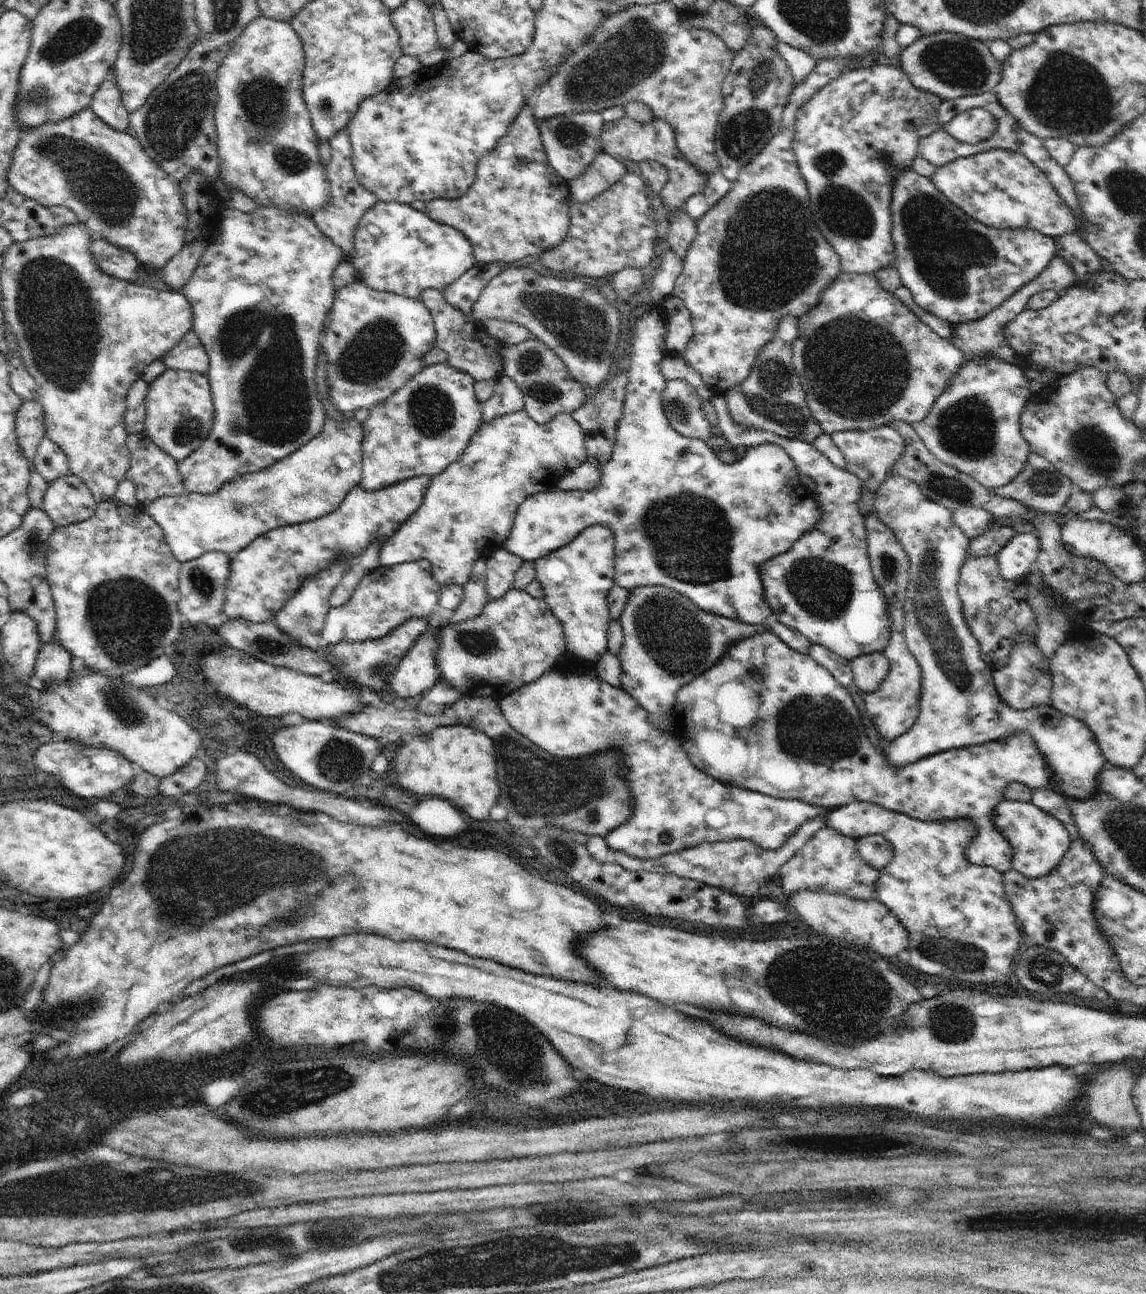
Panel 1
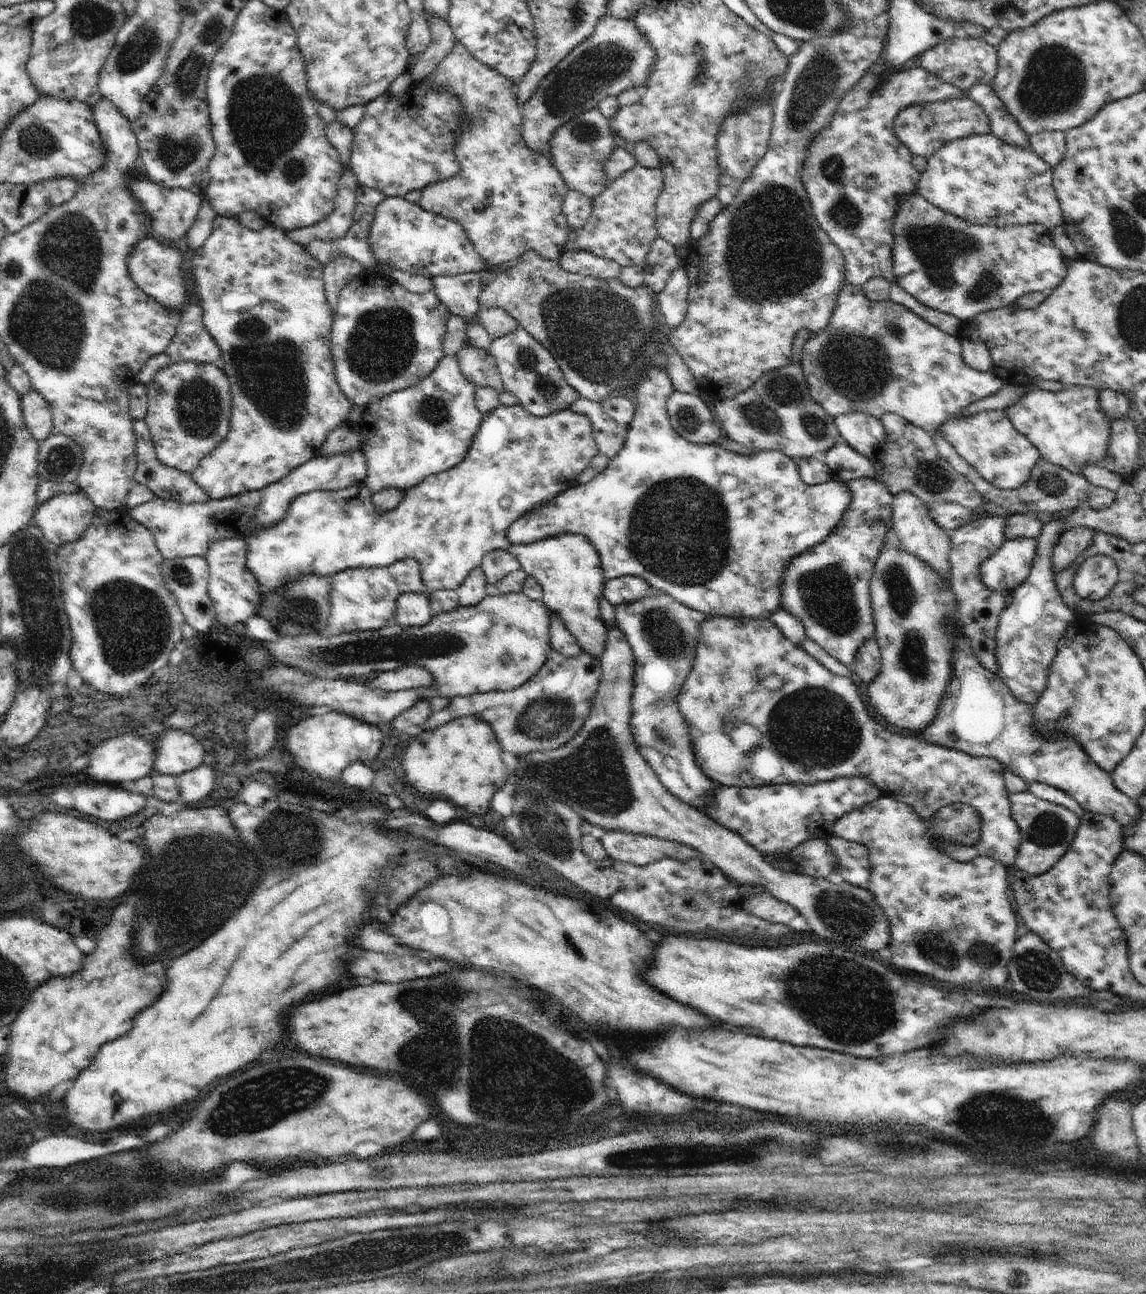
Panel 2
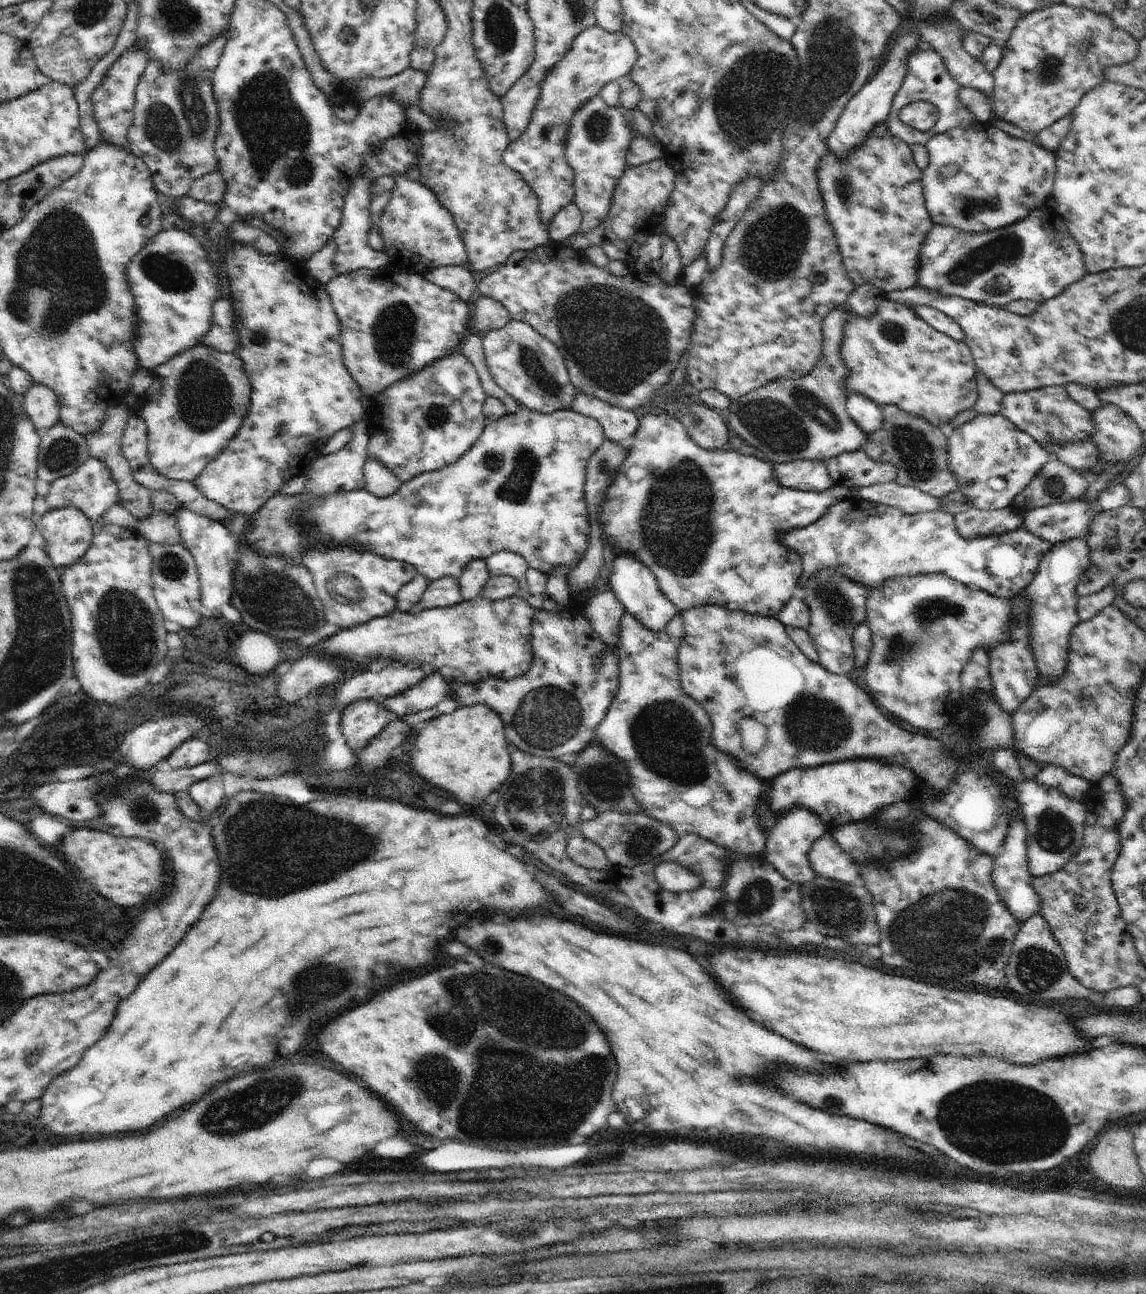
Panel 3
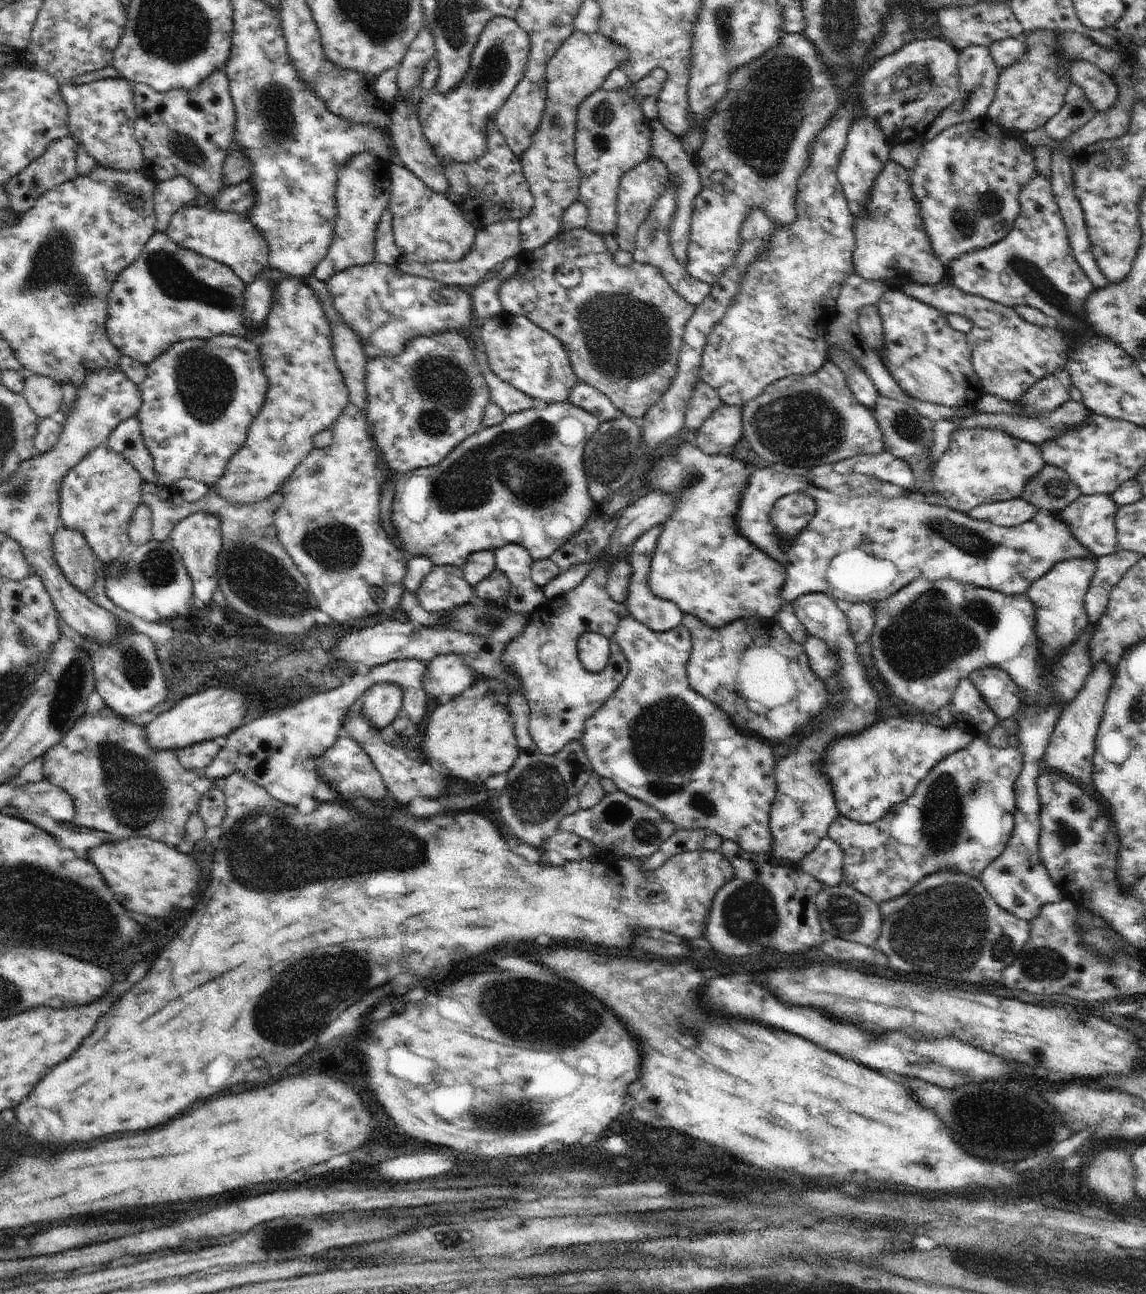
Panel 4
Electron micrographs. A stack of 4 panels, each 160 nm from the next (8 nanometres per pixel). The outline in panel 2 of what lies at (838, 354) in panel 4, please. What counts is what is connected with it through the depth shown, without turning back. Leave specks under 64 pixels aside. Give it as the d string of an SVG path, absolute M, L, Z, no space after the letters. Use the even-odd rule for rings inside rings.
M856 412L837 416L834 424L837 426L840 440L874 462L876 453L887 439L887 432L881 419Z

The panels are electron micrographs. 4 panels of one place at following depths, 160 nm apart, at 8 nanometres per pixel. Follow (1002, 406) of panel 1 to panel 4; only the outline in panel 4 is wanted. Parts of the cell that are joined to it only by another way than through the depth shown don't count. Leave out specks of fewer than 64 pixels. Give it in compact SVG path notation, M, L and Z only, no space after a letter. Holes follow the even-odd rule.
M984 427L956 428L951 434L946 452L937 460L931 490L944 496L944 500L948 502L947 506L952 510L967 513L981 504L1020 499L1026 485L1046 465L1043 452L1037 444L1017 439L1003 430Z

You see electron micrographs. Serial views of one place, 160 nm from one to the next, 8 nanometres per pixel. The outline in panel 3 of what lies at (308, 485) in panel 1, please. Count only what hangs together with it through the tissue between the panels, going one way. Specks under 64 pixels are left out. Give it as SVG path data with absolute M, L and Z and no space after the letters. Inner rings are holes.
M154 511L149 517L138 520L136 529L150 543L168 546L183 544L175 512Z

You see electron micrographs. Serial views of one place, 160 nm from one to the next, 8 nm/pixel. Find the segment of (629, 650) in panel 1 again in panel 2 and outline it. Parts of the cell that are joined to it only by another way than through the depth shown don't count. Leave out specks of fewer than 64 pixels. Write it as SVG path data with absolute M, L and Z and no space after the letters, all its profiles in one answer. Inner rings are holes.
M654 590L649 597L615 607L615 617L635 658L631 727L638 750L670 794L691 807L705 807L713 801L713 786L718 784L709 779L695 761L678 695L692 670L701 626L711 615L688 608L669 594Z

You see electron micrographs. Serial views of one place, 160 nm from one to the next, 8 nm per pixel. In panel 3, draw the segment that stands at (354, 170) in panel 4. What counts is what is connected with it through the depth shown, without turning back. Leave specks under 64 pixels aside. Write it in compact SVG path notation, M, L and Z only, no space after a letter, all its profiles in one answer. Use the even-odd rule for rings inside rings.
M361 173L351 180L350 190L344 197L343 215L339 227L332 236L338 243L338 250L333 262L335 269L341 275L346 275L360 269L391 268L389 258L383 251L375 251L368 242L368 231L370 228L369 204L370 185L374 181L362 177Z

